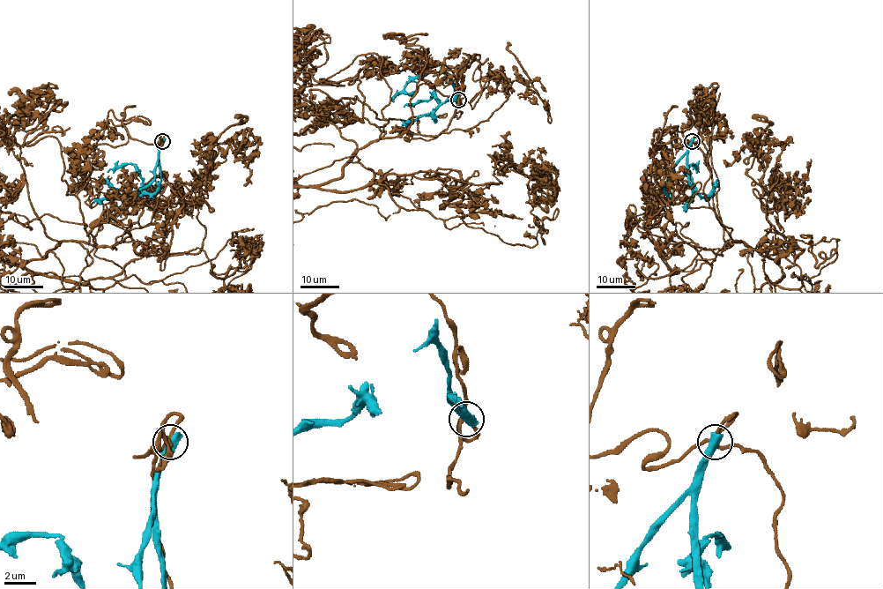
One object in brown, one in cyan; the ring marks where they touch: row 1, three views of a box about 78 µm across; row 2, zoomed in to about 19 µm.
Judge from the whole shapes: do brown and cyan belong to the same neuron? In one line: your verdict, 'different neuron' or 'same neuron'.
different neuron

